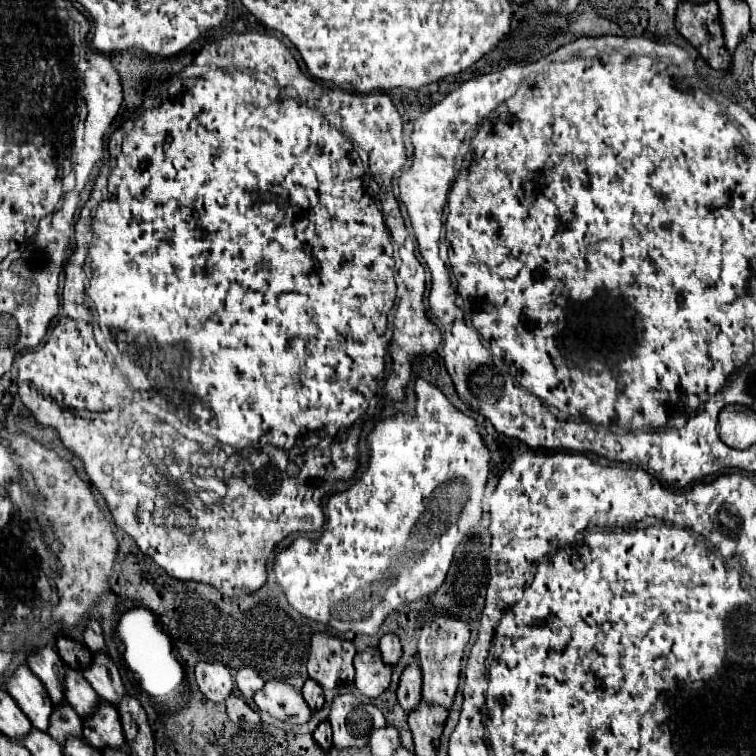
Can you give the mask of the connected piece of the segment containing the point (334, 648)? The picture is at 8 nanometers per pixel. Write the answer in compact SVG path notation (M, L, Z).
M316 632L310 638L308 674L324 690L334 690L340 682L354 680L354 654L356 650L350 640L342 640L326 632Z

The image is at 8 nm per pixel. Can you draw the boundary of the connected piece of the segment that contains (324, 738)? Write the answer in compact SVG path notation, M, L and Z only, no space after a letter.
M328 720L320 722L320 726L314 730L314 740L316 740L324 750L332 748L332 730L330 730L330 722L328 722Z

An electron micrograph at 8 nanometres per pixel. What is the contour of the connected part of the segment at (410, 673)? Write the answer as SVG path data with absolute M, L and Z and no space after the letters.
M418 662L408 664L400 676L400 684L398 684L398 702L404 708L404 712L408 714L414 706L418 706L418 702L422 700L420 696L422 692L422 672Z

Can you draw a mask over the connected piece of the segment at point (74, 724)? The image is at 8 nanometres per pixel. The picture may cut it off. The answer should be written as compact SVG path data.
M64 700L62 704L54 706L54 712L50 716L50 726L48 726L48 734L58 742L64 744L64 738L68 734L82 738L82 720L80 716L72 710L72 706L68 706L68 702Z

